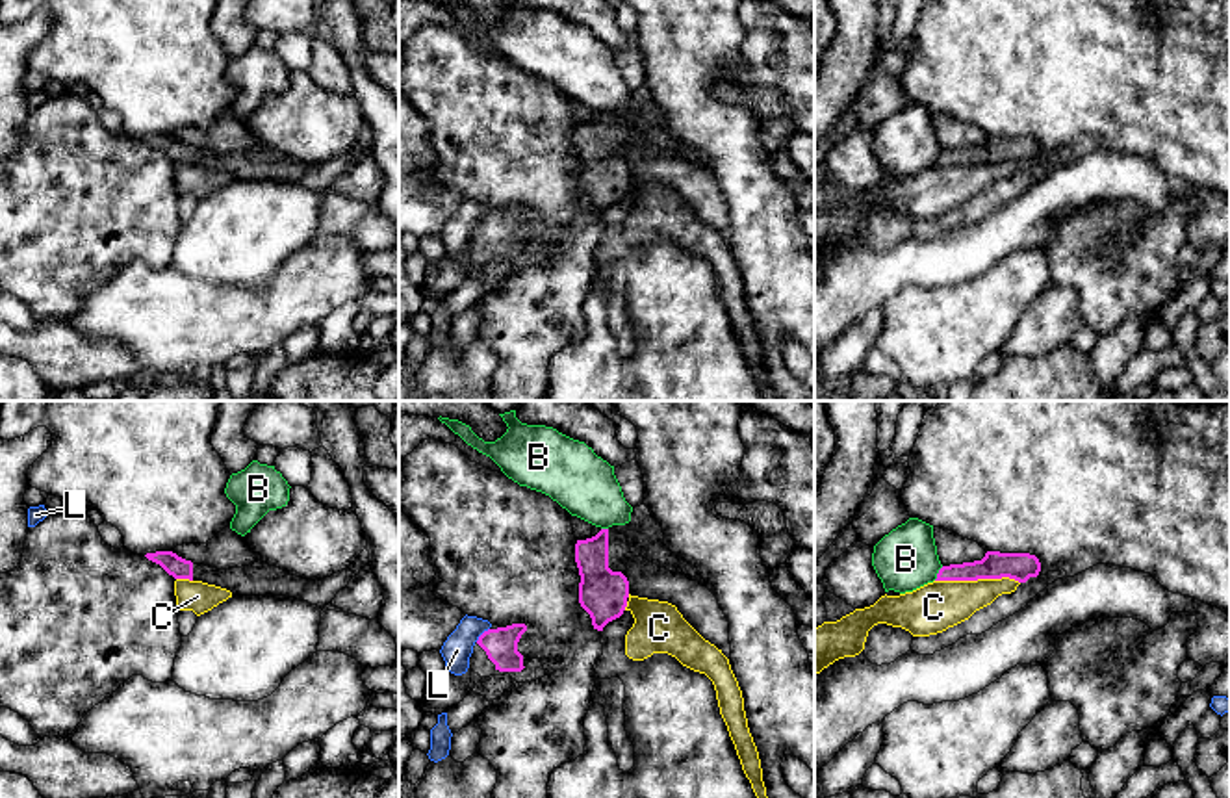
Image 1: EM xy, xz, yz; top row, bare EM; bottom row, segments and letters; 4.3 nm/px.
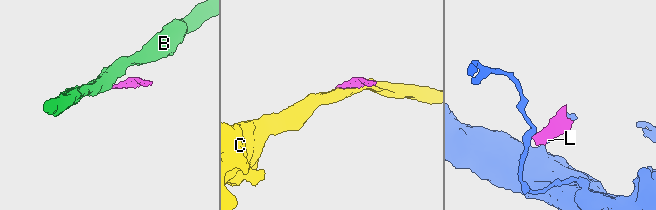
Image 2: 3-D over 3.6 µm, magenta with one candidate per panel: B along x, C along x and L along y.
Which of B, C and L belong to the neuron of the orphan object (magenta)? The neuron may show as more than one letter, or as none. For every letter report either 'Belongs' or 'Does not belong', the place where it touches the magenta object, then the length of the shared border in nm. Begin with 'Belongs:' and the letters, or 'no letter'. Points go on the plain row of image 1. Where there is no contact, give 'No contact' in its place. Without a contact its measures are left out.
Belongs: no letter
B: Does not belong. Touches magenta at yz (937, 158). Shared border 80 nm
C: Does not belong. Touches magenta at yz (978, 162). Shared border 360 nm
L: Does not belong. Touches magenta at xz (481, 219). Shared border 90 nm

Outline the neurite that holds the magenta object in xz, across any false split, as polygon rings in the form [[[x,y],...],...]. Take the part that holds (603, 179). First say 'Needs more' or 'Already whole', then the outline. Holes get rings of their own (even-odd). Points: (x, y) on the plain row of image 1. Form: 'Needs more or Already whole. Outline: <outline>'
Needs more. Outline: [[[646,89],[634,91],[631,106],[601,113],[596,121],[577,124],[579,187],[597,215],[620,202],[627,191],[627,147],[644,141],[659,152],[701,167],[701,158],[664,130],[660,108]]]

